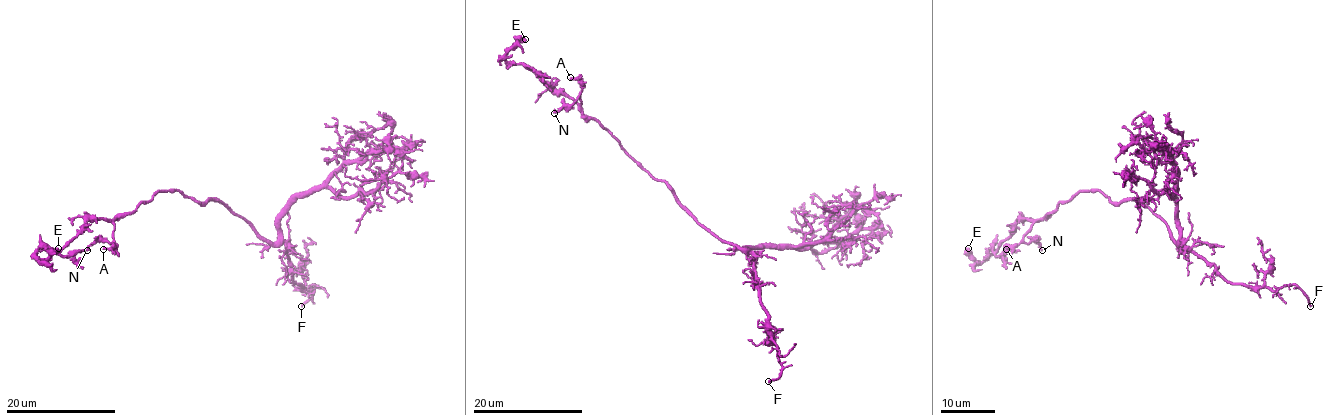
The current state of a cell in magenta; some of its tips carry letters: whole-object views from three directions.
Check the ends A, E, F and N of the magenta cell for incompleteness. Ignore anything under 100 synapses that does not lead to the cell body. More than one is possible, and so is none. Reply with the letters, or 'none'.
F

